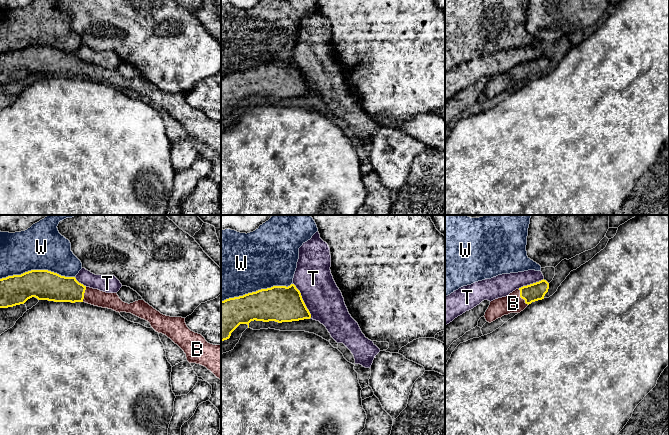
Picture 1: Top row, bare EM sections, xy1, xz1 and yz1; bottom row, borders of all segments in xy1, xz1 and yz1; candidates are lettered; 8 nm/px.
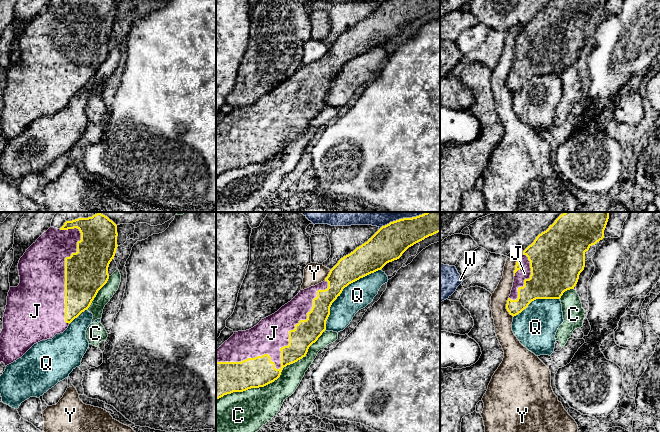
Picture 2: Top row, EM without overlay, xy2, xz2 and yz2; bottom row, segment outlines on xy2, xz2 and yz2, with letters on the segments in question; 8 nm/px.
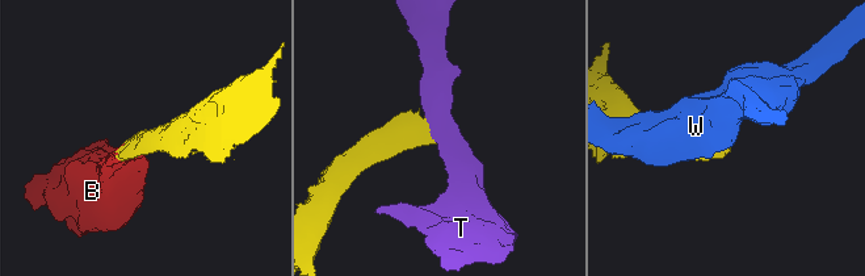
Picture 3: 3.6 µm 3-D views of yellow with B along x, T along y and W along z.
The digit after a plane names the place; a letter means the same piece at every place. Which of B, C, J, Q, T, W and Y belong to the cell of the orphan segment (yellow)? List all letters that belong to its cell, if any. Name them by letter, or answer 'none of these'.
B, J

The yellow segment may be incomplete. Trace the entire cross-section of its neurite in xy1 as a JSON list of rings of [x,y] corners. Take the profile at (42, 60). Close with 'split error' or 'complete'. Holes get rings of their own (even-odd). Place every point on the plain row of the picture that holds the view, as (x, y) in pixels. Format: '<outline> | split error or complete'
[[[31,46],[0,55],[0,84],[24,80],[32,73],[54,78],[85,78],[119,89],[131,89],[148,97],[156,108],[177,120],[189,139],[206,143],[221,156],[221,121],[210,120],[201,110],[191,107],[185,94],[163,91],[144,76],[125,79],[117,69],[86,63],[75,53],[61,52],[48,46]]] | split error

